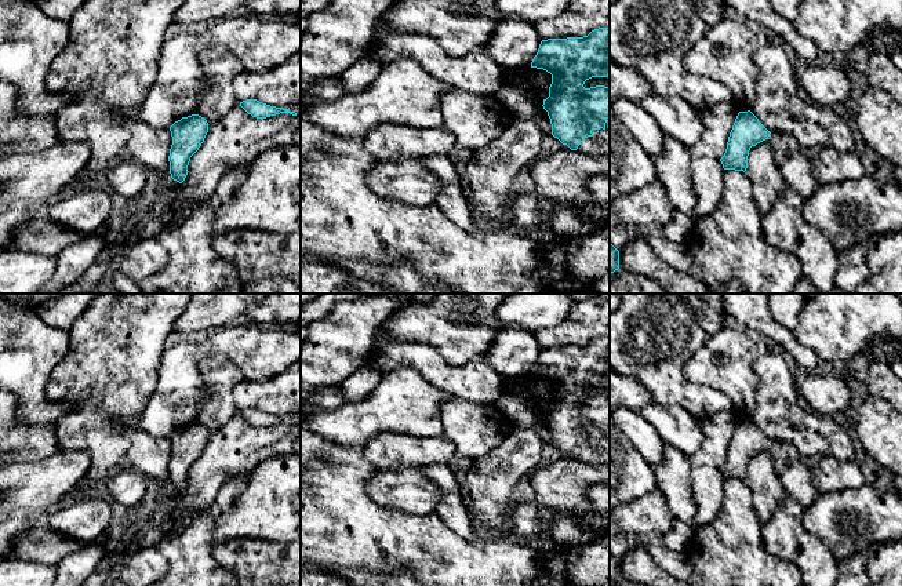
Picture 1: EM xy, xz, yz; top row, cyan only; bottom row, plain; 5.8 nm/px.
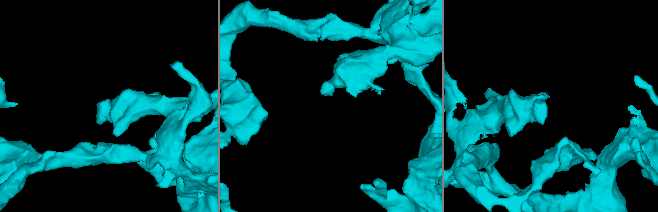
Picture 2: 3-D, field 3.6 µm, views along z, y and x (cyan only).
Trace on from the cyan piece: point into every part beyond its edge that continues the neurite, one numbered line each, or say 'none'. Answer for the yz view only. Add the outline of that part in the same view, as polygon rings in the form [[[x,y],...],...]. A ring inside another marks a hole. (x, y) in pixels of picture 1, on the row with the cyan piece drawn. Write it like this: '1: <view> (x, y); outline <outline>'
none

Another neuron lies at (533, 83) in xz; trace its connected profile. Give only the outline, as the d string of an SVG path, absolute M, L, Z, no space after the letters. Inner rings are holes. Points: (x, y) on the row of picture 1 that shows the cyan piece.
M528 65L505 69L501 72L501 76L501 85L509 85L539 105L543 105L543 101L549 97L552 74L543 69Z

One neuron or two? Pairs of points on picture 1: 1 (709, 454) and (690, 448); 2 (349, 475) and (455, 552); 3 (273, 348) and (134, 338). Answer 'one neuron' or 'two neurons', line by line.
1: two neurons
2: one neuron
3: two neurons

